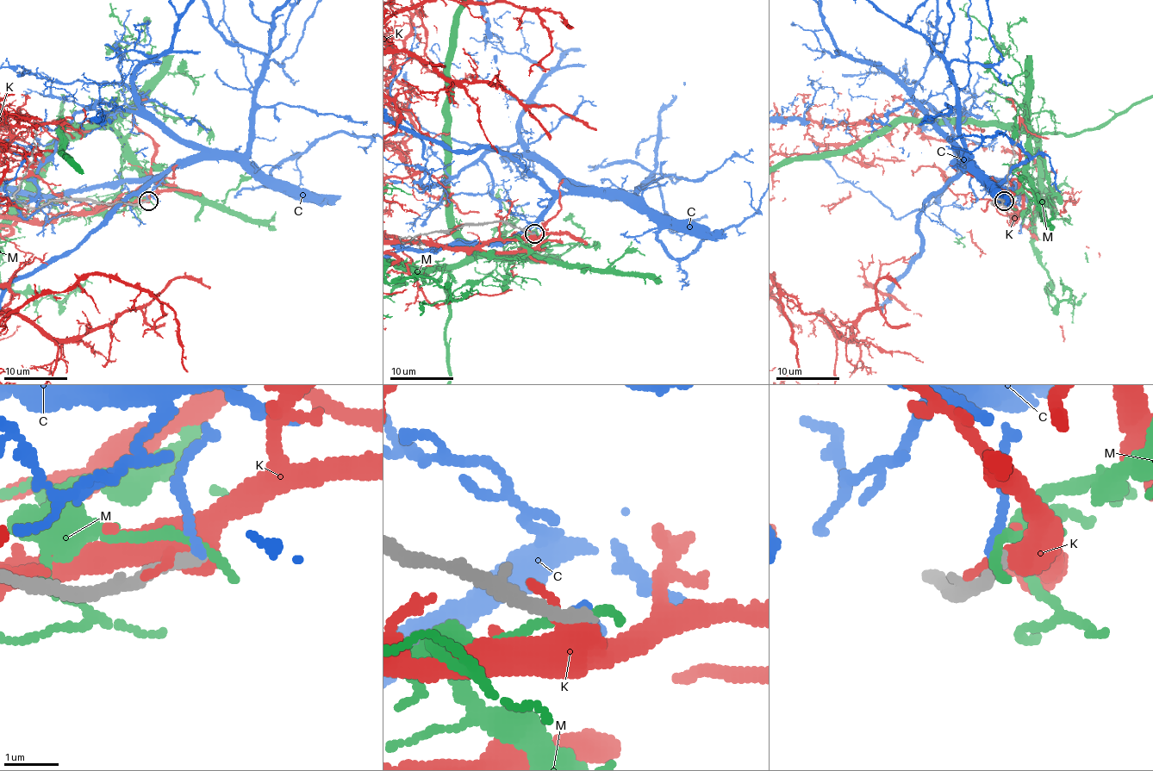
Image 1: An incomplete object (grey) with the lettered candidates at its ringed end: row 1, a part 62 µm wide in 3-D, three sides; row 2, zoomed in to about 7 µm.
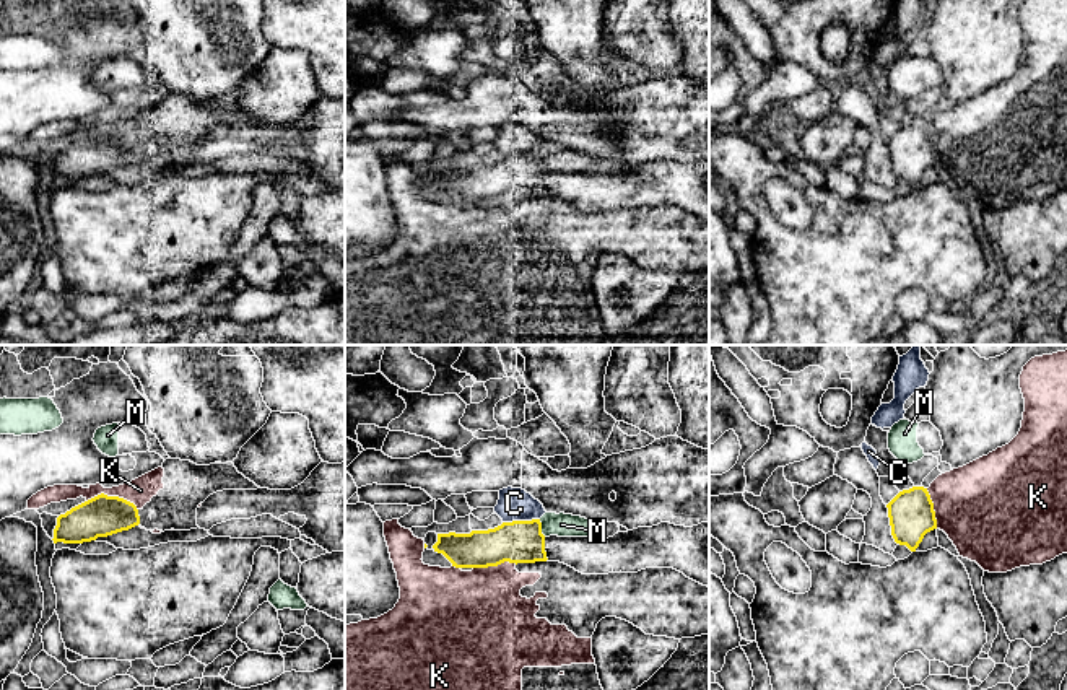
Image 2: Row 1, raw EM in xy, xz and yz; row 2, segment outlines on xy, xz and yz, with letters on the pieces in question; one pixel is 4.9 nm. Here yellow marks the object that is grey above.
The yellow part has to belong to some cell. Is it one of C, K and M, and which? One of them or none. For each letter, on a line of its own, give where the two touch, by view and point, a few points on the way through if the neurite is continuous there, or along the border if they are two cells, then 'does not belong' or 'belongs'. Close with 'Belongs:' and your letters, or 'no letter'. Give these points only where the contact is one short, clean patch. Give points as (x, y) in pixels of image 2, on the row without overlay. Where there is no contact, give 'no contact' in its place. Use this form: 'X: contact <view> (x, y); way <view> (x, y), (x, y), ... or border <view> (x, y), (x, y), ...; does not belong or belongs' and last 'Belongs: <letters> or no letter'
C: contact xz (521, 157); does not belong
K: contact xy (113, 132); does not belong
M: contact xz (540, 163); does not belong
Belongs: no letter

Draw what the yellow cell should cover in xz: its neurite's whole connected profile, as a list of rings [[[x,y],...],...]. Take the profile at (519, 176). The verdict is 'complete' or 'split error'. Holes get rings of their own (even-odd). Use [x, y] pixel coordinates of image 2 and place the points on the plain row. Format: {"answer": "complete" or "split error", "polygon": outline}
{"answer": "split error", "polygon": [[[540,155],[512,156],[470,169],[438,169],[434,187],[455,203],[560,197],[582,210],[673,203],[709,223],[709,158],[693,163],[660,158],[613,172],[545,172]]]}

